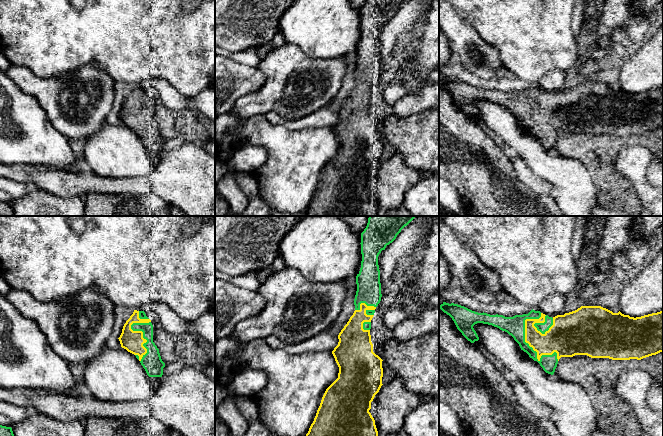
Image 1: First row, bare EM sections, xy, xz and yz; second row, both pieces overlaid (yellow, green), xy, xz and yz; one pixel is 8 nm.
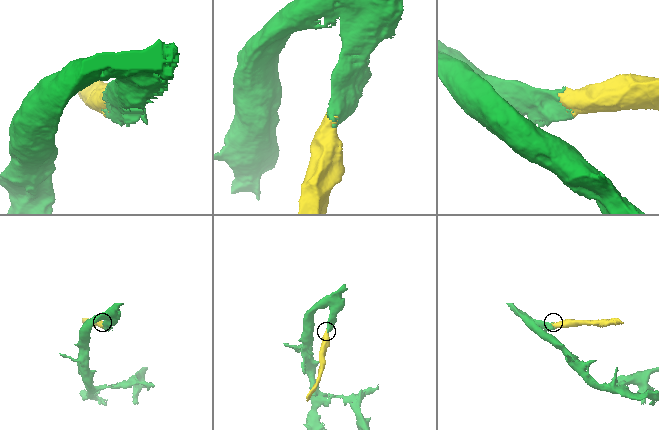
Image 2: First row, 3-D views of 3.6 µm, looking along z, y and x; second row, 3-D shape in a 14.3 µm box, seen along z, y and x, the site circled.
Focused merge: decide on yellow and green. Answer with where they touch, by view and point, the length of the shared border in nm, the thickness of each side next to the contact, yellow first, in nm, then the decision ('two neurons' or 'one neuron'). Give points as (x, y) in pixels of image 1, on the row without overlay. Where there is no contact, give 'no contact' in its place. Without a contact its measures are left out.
meets yellow in yz at (535, 126); contact 440 nm long; 280 nm thick on the yellow side, 160 nm on the other; one neuron

